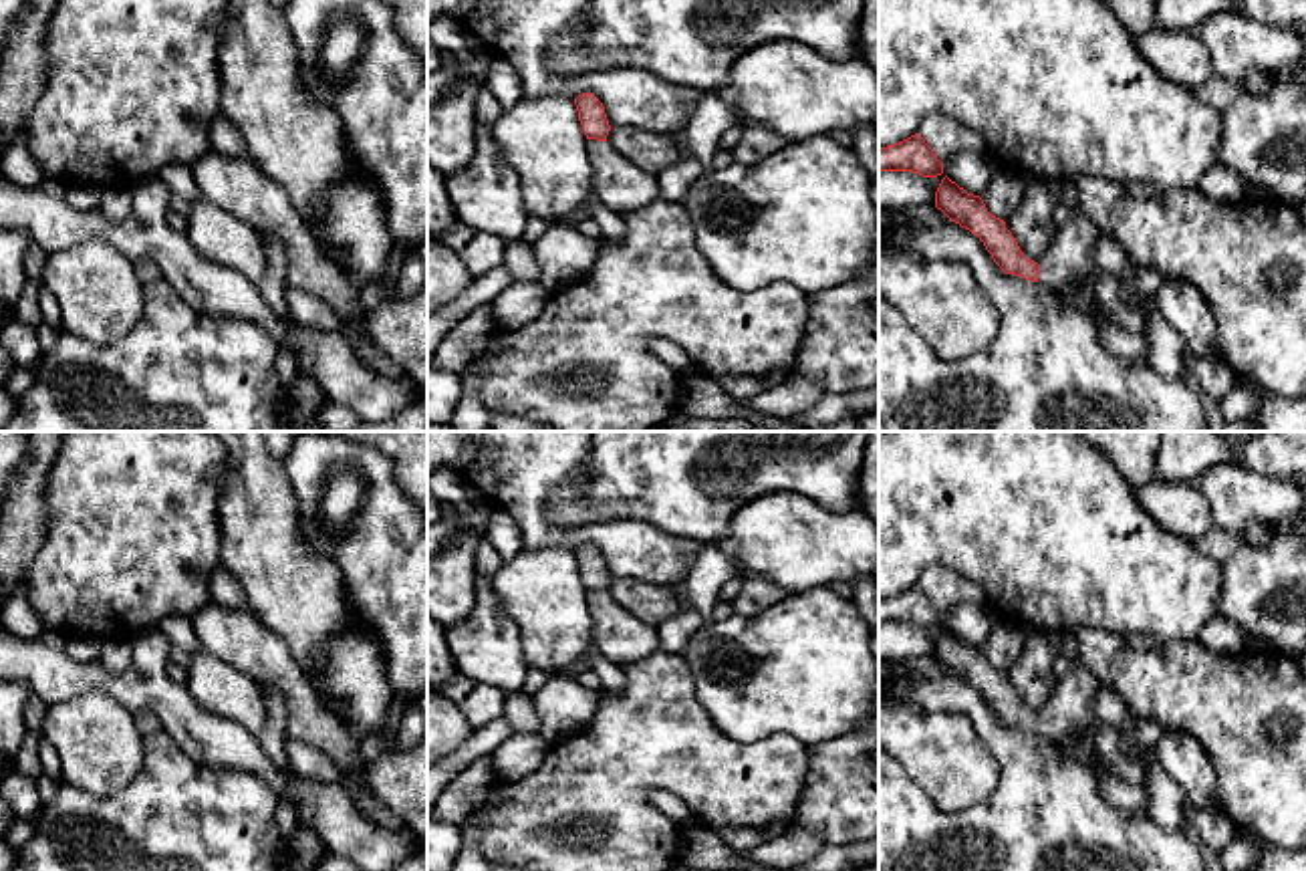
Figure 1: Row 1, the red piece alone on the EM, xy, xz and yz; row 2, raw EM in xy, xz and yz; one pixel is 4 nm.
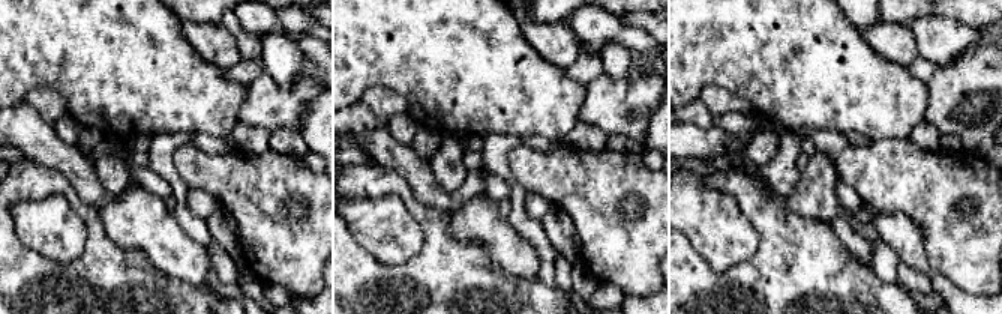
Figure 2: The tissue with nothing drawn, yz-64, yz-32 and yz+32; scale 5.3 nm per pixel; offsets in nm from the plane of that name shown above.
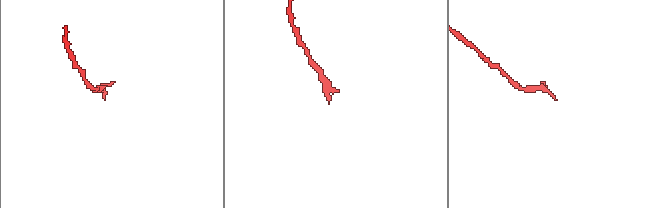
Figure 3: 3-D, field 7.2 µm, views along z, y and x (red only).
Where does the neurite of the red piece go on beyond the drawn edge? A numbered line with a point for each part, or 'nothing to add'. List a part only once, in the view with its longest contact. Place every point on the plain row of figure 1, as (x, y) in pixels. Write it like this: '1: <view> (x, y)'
1: yz (1069, 710)

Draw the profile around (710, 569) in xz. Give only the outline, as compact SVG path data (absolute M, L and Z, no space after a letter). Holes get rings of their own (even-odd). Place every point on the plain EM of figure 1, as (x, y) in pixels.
M705 542L699 552L691 554L687 575L673 585L687 607L707 621L720 601L722 587L736 577L742 575L720 550L717 542Z

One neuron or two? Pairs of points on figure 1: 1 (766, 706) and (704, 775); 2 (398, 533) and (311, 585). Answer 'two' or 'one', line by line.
1: two
2: two

